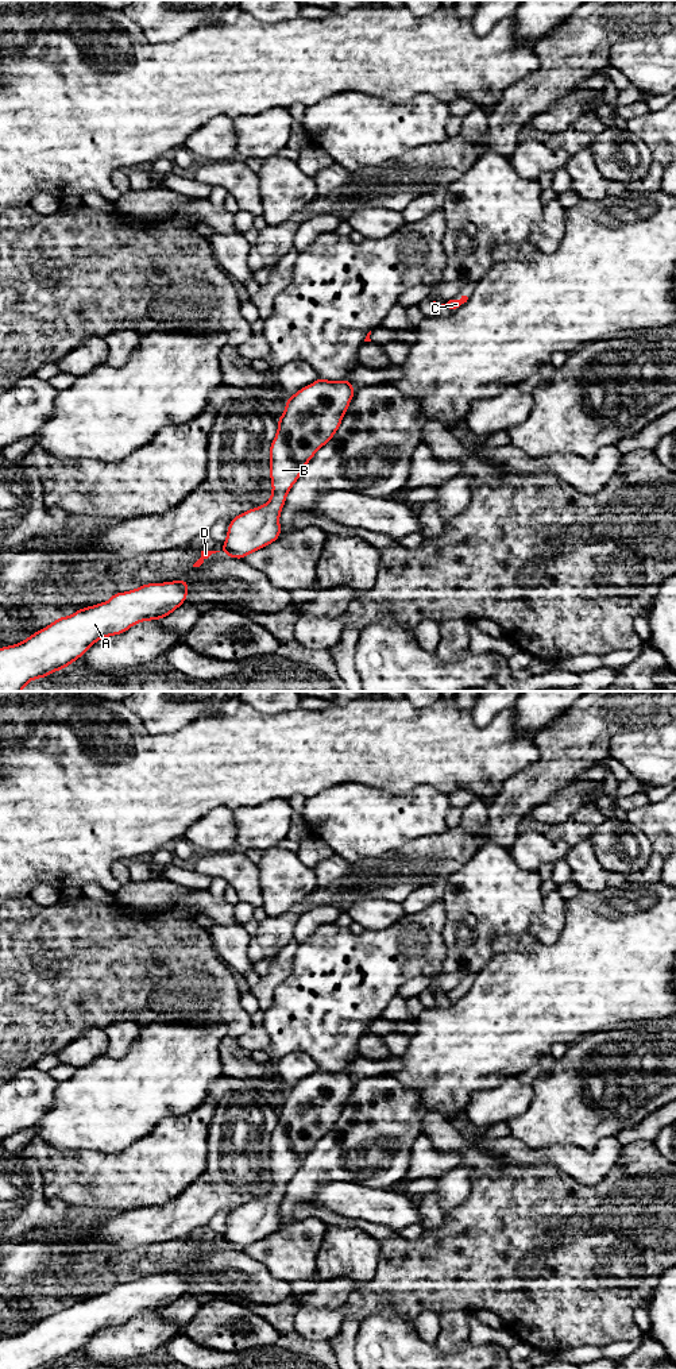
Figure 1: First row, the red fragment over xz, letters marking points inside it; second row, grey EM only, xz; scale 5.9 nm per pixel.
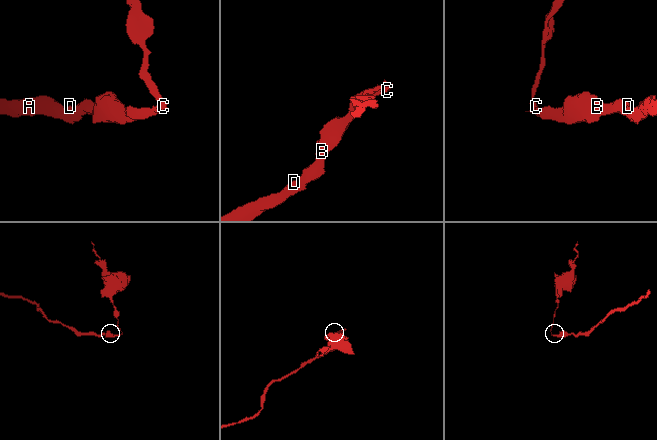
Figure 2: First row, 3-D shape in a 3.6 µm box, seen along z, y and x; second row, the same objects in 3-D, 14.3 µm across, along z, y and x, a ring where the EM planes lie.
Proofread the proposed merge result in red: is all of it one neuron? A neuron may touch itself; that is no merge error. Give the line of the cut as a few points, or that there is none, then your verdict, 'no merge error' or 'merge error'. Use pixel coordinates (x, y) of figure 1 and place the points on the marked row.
cut in xz along (445, 304), (443, 307); merge error

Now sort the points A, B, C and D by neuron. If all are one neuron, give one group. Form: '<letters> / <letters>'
A B D / C

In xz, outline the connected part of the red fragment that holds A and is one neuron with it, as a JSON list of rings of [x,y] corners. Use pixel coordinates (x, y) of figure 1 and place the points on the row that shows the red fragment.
[[[184,578],[174,582],[142,585],[131,591],[116,593],[107,602],[82,608],[69,617],[59,617],[24,641],[0,648],[0,691],[22,691],[32,679],[46,678],[72,664],[100,639],[121,635],[136,622],[169,616],[186,601],[188,593],[189,587]]]

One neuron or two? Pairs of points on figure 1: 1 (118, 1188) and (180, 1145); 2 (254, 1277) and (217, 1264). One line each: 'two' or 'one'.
1: one
2: one

